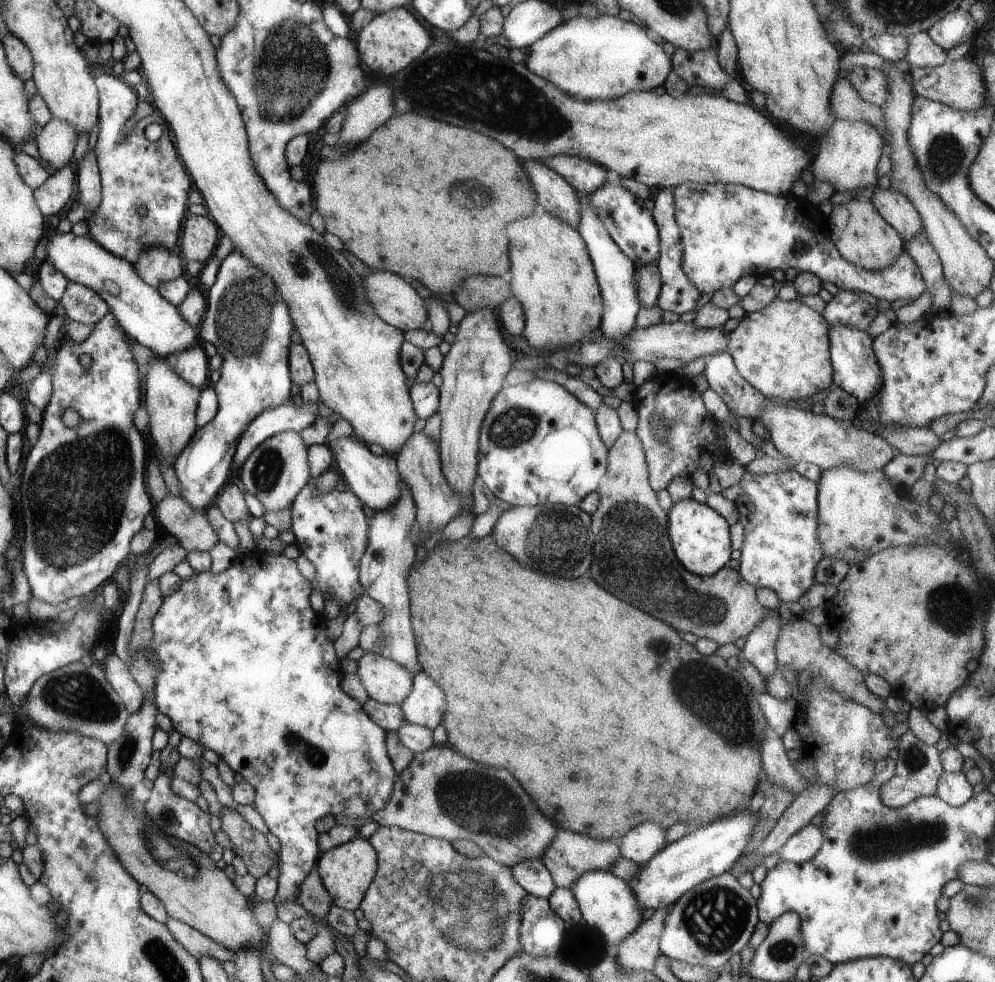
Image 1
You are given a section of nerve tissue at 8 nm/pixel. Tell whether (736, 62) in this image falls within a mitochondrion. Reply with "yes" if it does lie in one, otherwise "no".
no

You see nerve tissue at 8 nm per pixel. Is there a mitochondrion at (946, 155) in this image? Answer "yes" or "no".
yes

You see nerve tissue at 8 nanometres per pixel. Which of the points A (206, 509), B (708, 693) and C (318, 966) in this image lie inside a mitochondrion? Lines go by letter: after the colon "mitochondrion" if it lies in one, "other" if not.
A: other
B: mitochondrion
C: other

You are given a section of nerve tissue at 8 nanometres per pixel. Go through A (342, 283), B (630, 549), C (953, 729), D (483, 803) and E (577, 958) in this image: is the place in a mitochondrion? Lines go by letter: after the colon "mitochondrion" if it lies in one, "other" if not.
A: mitochondrion
B: mitochondrion
C: other
D: mitochondrion
E: mitochondrion

